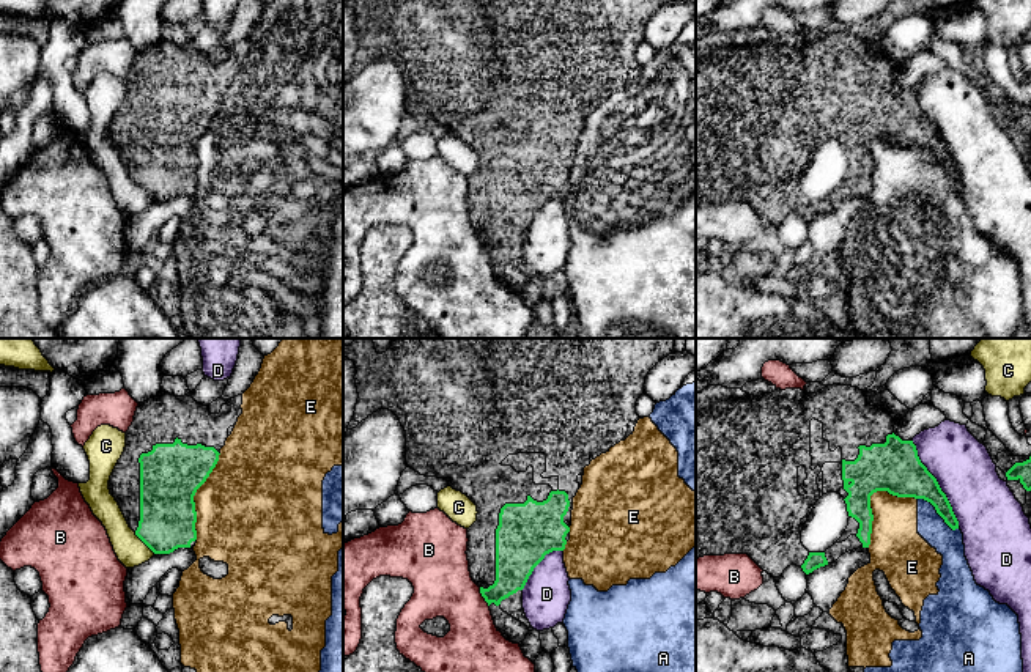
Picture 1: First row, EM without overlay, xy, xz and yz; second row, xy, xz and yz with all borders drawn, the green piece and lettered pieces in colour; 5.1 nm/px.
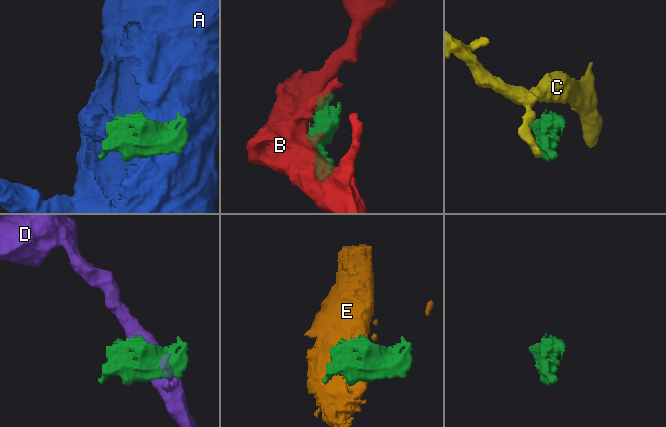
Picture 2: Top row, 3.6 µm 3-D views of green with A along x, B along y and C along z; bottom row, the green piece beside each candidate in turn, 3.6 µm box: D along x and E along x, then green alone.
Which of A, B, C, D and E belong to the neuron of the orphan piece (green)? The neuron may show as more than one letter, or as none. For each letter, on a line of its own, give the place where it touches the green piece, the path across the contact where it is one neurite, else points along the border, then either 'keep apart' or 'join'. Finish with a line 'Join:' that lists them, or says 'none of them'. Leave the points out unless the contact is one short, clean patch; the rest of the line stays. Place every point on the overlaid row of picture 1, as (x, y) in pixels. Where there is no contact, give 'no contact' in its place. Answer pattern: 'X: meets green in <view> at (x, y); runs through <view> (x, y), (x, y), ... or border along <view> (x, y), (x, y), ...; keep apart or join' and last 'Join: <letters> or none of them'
A: meets green in yz at (937, 512); keep apart
B: meets green in xz at (484, 597); keep apart
C: meets green in xy at (145, 543); border along xy (134, 532), (155, 553); keep apart
D: meets green in yz at (937, 483); keep apart
E: meets green in yz at (869, 499); keep apart
Join: none of them

